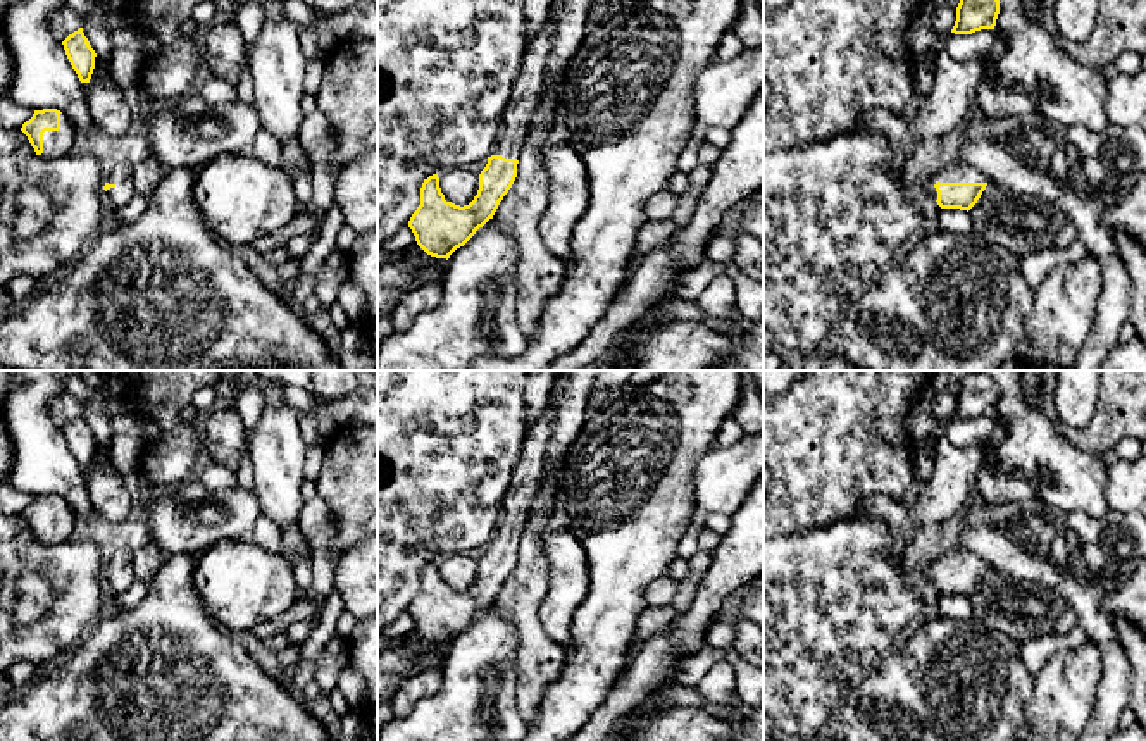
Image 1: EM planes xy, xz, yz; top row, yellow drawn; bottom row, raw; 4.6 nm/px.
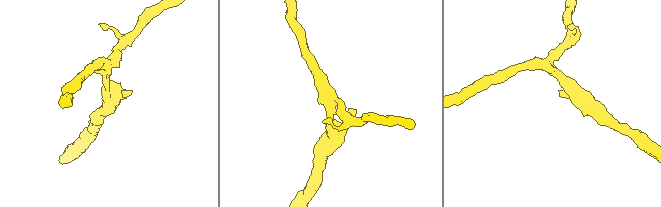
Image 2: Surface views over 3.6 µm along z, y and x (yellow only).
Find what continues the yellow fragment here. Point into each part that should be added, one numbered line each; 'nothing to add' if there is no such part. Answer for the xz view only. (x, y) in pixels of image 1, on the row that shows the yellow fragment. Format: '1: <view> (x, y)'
1: xz (528, 88)

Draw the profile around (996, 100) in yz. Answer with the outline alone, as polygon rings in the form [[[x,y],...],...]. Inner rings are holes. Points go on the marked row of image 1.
[[[993,59],[987,60],[982,79],[979,83],[977,103],[987,117],[1008,117],[1029,114],[1036,109],[1036,102],[1018,84],[998,84],[989,74]]]

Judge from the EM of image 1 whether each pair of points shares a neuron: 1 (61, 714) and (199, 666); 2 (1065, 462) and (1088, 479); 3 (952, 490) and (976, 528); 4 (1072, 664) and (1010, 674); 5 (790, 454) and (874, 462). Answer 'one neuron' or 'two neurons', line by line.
1: one neuron
2: one neuron
3: two neurons
4: two neurons
5: one neuron

